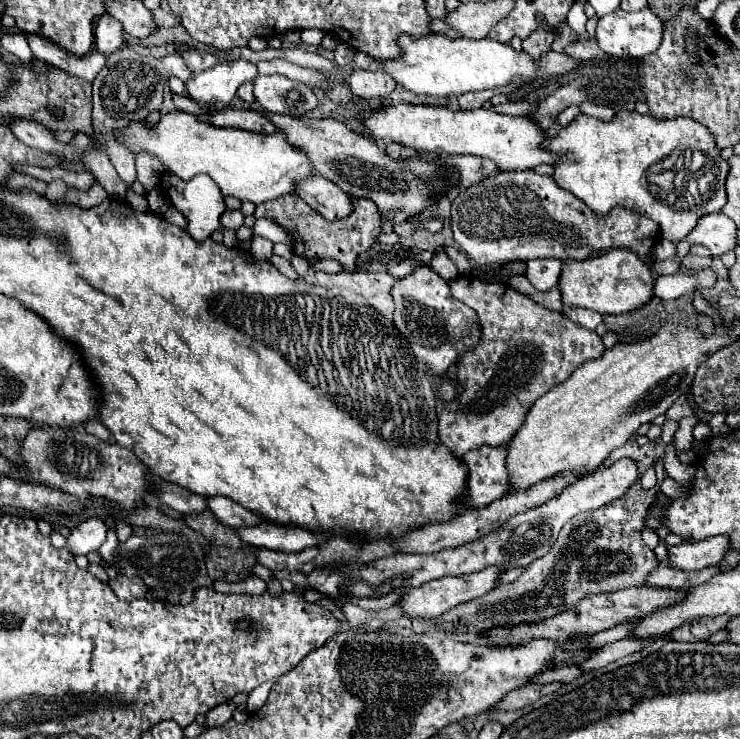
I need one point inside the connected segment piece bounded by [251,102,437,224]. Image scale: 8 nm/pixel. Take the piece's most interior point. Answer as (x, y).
(355, 163)

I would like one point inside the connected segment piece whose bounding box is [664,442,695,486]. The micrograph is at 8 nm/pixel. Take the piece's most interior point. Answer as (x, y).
(683, 474)

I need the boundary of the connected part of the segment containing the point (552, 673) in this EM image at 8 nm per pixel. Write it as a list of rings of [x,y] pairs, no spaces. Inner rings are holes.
[[[567,666],[548,670],[544,673],[538,674],[531,679],[534,684],[547,684],[552,682],[569,683],[579,678],[581,673],[580,669],[576,666]]]

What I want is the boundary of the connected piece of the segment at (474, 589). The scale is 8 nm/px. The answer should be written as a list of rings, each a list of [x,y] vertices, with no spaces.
[[[493,566],[489,570],[479,570],[479,572],[473,572],[473,574],[465,574],[465,576],[443,576],[443,578],[437,578],[437,580],[431,580],[431,582],[425,582],[423,586],[415,588],[415,590],[409,590],[405,592],[397,604],[399,608],[411,616],[411,618],[437,618],[441,616],[443,612],[447,612],[449,608],[461,604],[461,602],[469,602],[473,598],[479,598],[481,594],[487,594],[489,590],[493,590],[495,582],[497,582],[497,576],[499,576],[501,570],[493,570]]]

